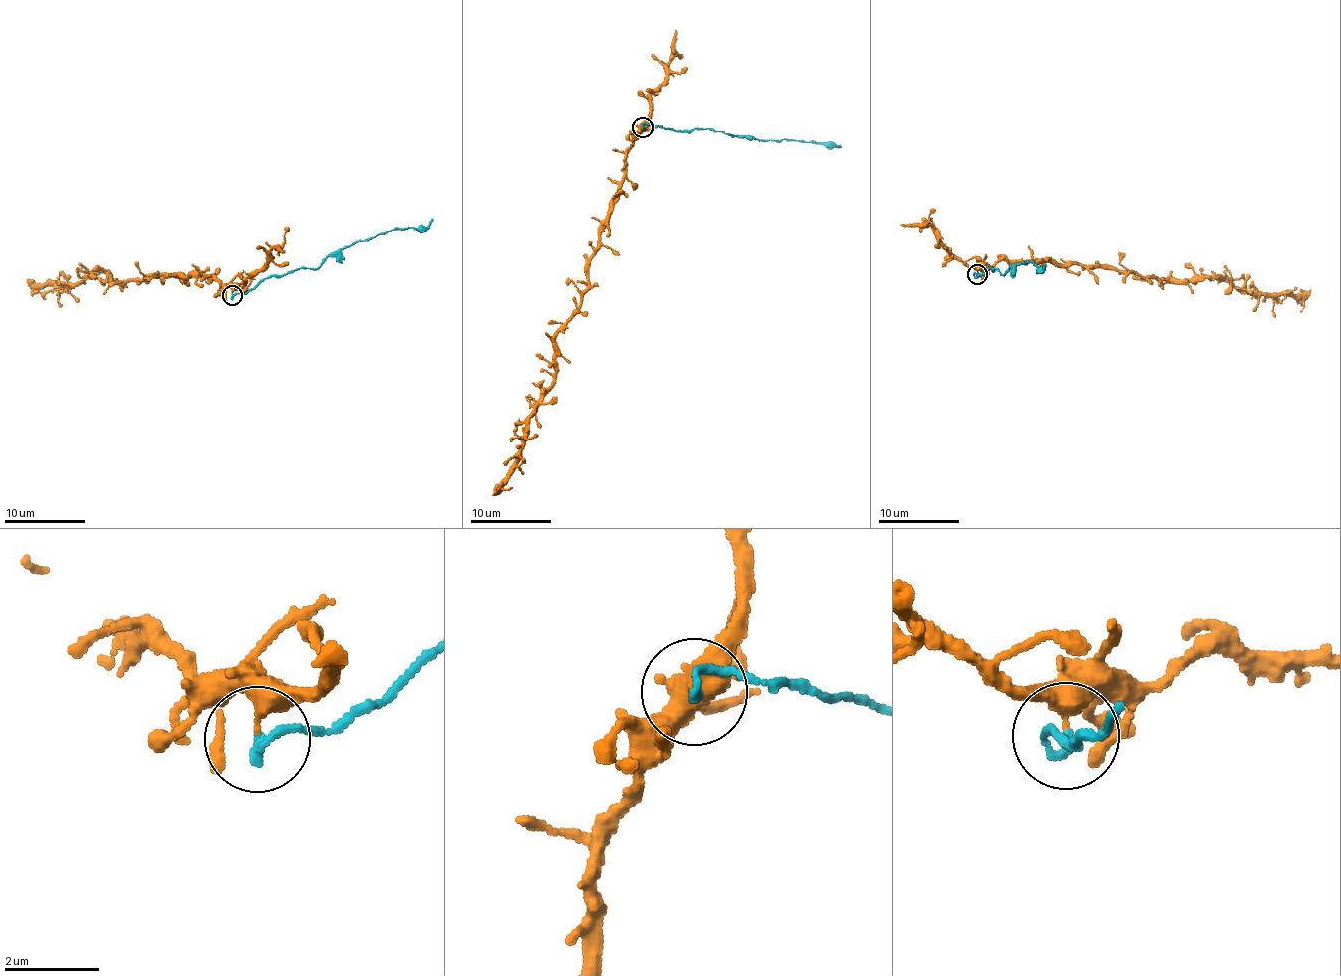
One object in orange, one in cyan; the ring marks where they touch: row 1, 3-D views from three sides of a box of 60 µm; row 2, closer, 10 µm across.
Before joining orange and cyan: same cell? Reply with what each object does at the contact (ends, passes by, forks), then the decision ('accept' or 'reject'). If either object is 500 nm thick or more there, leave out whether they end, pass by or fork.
orange passes by; cyan ends there; reject

